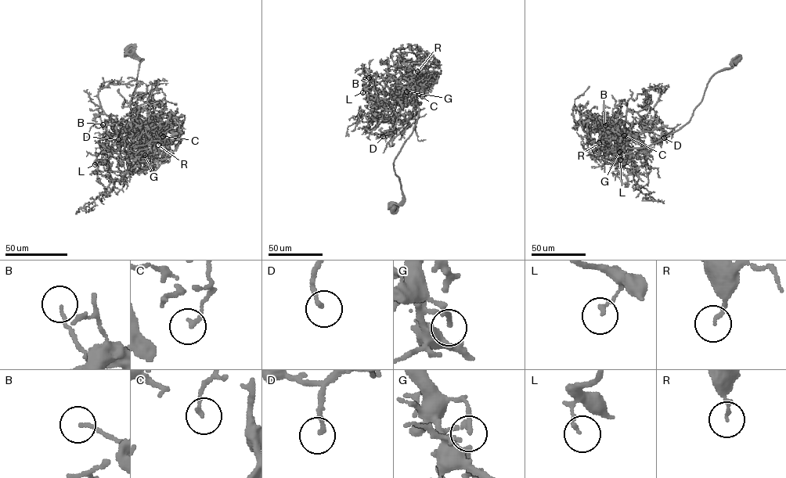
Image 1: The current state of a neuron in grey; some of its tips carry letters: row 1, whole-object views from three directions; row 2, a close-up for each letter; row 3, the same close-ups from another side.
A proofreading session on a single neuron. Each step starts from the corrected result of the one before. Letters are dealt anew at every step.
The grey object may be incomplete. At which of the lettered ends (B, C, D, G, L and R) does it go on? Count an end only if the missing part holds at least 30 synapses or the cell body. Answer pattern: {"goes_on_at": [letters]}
{"goes_on_at": []}

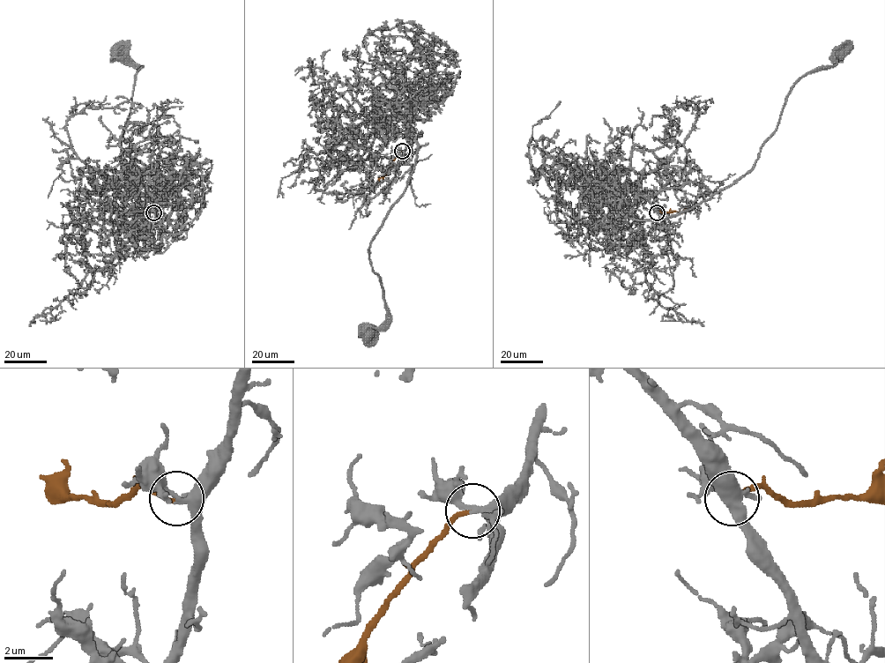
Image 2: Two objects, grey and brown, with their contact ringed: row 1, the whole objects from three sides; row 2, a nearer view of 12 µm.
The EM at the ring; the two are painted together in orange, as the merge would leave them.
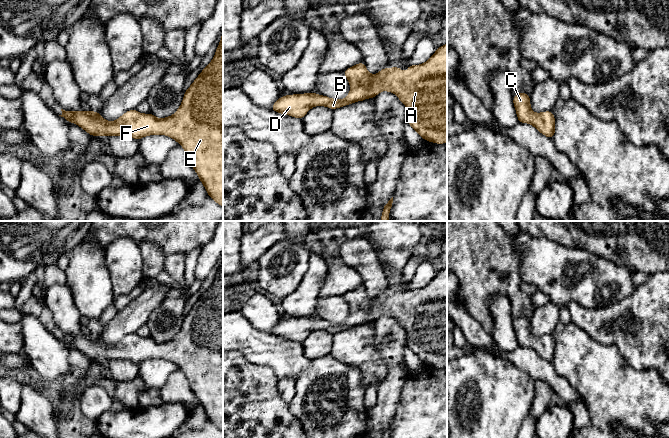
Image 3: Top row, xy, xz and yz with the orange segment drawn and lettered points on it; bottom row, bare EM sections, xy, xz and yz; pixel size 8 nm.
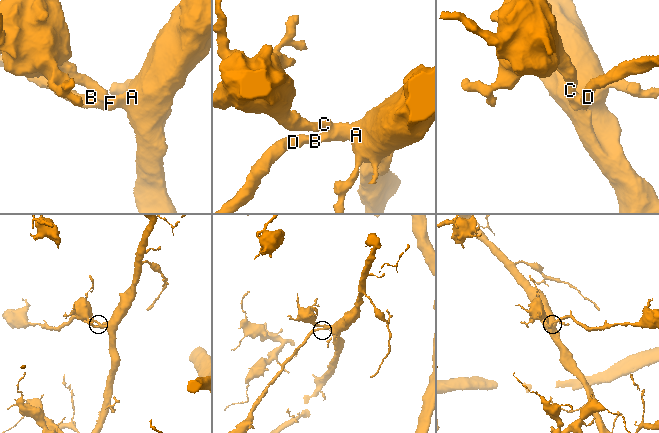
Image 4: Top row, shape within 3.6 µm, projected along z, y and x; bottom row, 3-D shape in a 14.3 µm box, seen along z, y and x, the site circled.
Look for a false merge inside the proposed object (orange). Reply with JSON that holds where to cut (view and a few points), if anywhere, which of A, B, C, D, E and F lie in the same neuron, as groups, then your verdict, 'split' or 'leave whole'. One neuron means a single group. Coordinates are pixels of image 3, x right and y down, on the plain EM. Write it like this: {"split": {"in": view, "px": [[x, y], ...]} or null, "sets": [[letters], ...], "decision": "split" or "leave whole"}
{"split": null, "sets": [["A", "B", "C", "D", "E", "F"]], "decision": "leave whole"}

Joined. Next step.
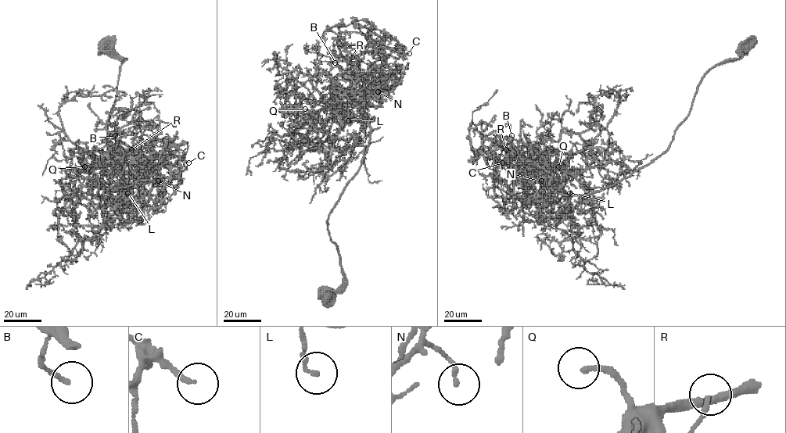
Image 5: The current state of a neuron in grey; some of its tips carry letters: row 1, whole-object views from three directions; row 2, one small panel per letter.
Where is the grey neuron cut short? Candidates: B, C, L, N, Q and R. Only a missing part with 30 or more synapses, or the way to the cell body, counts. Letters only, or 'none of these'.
Q

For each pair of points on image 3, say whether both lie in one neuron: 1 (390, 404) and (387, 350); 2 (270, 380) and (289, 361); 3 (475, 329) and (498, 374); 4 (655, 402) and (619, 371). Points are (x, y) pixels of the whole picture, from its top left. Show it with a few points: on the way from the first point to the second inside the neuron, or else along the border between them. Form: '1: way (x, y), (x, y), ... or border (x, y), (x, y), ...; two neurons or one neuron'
1: way (390, 391), (393, 383), (393, 363); one neuron
2: border (254, 364), (269, 366), (278, 379); two neurons
3: border (483, 348), (478, 349); two neurons
4: way (646, 398), (628, 380); one neuron

